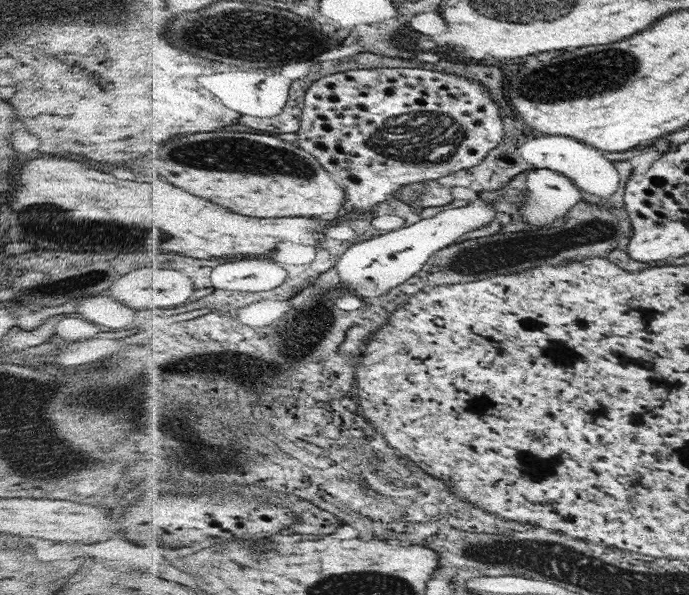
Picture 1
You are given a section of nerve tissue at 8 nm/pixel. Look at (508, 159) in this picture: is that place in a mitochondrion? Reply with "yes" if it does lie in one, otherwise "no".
no

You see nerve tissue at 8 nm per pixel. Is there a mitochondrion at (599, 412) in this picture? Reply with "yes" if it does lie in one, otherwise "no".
no

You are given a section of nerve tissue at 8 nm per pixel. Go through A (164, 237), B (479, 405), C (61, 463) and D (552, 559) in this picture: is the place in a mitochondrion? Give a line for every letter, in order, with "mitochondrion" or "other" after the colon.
A: other
B: other
C: other
D: mitochondrion

